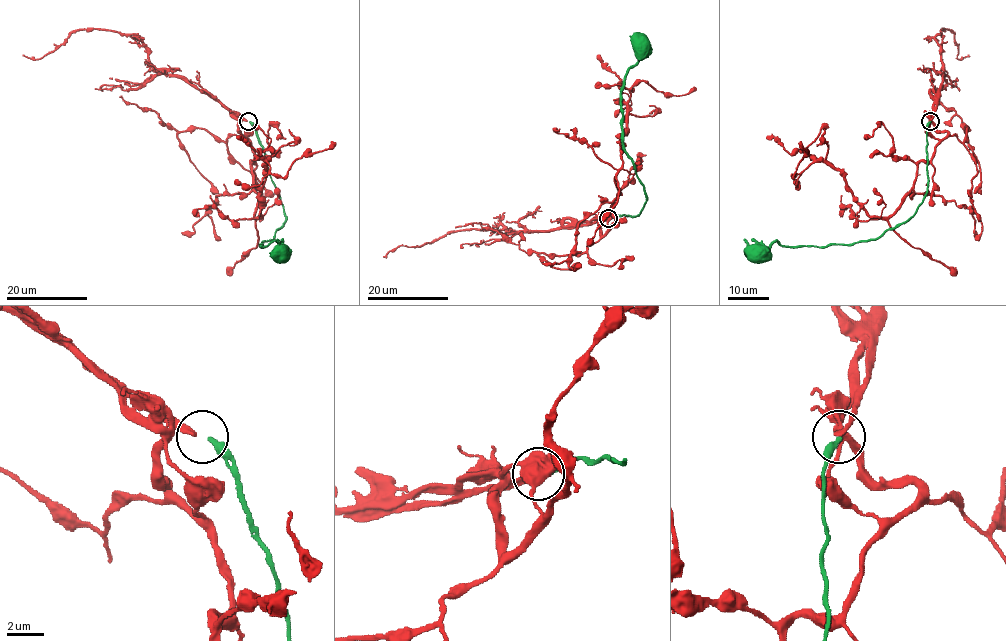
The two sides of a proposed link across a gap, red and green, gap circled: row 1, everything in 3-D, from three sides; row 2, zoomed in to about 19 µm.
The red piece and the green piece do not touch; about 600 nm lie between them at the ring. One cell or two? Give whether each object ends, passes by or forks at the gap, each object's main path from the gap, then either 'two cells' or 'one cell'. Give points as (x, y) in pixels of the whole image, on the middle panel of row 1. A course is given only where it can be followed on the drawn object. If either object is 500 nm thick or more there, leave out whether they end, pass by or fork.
red ends there; green ends there; red runs (607, 218), (600, 218), (609, 227), (630, 89), (644, 81), (683, 95), (696, 87); green runs (609, 218), (636, 216), (646, 199), (622, 139), (621, 87), (627, 71), (636, 63), (640, 41); two cells

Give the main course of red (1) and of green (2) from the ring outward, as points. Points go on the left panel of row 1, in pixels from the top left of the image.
1: (247, 121), (240, 127), (254, 156), (255, 217), (267, 161), (283, 177), (297, 159), (335, 143)
2: (249, 122), (261, 144), (285, 218), (272, 239), (265, 240), (260, 246), (275, 240), (279, 250)

